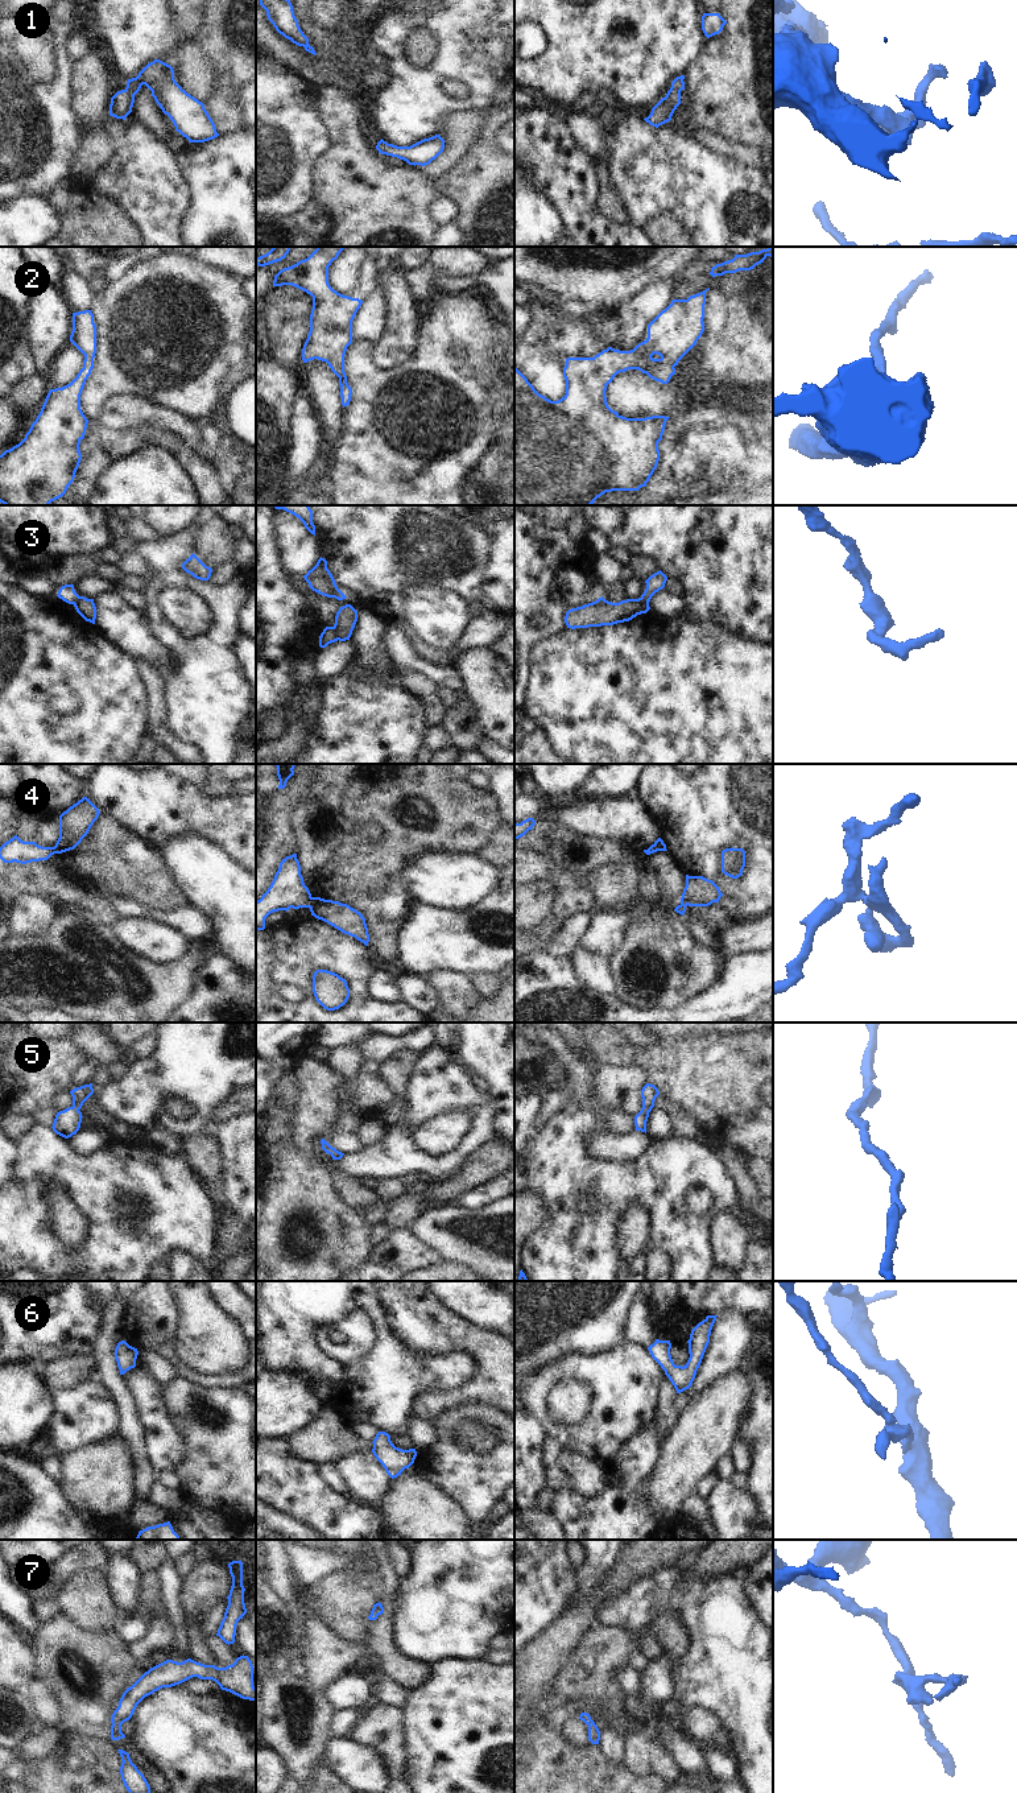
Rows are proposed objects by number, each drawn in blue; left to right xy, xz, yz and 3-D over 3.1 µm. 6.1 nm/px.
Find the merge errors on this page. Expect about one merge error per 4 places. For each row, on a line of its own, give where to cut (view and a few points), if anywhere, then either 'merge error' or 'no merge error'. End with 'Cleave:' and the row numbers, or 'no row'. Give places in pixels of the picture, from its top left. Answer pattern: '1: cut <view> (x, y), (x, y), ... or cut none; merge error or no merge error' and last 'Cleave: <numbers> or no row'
1: cut none; no merge error
2: cut none; no merge error
3: cut xz (331, 627), (338, 639); merge error
4: cut xz (314, 897), (309, 907); merge error
5: cut none; no merge error
6: cut none; no merge error
7: cut none; no merge error
Cleave: 3, 4

